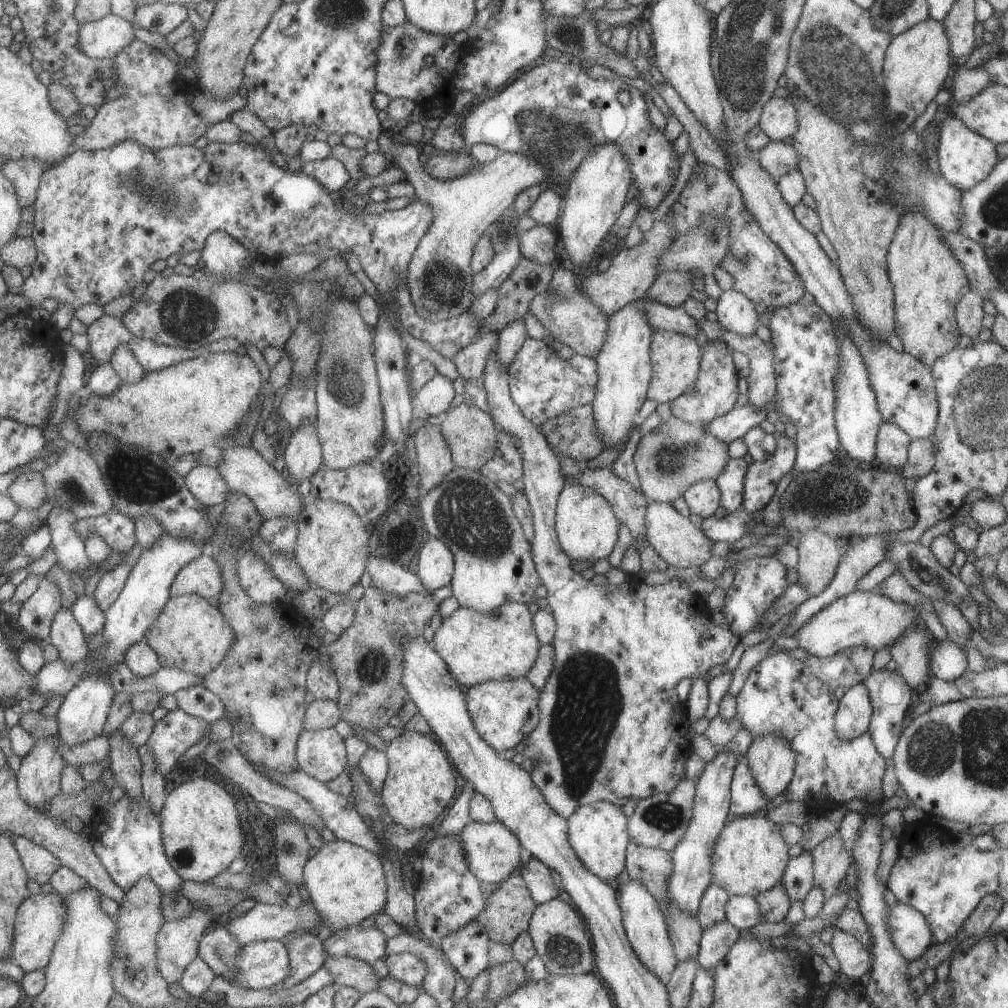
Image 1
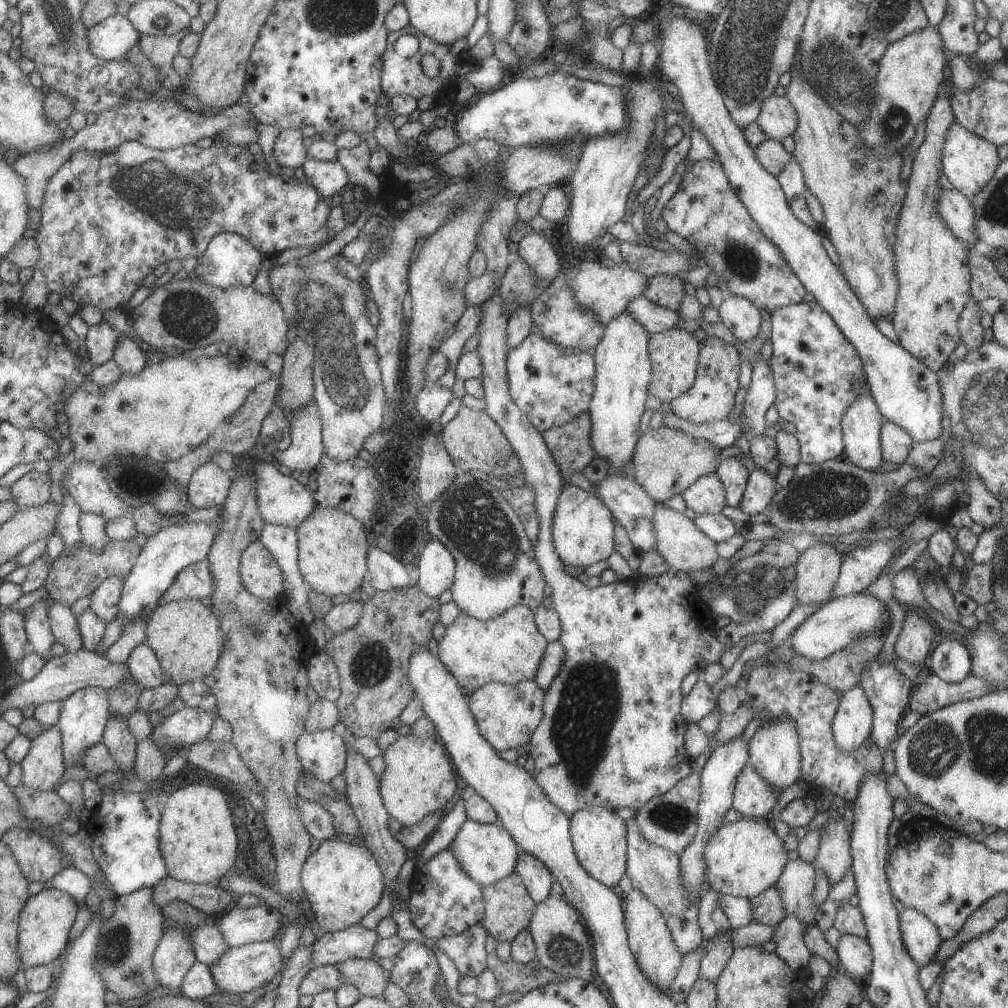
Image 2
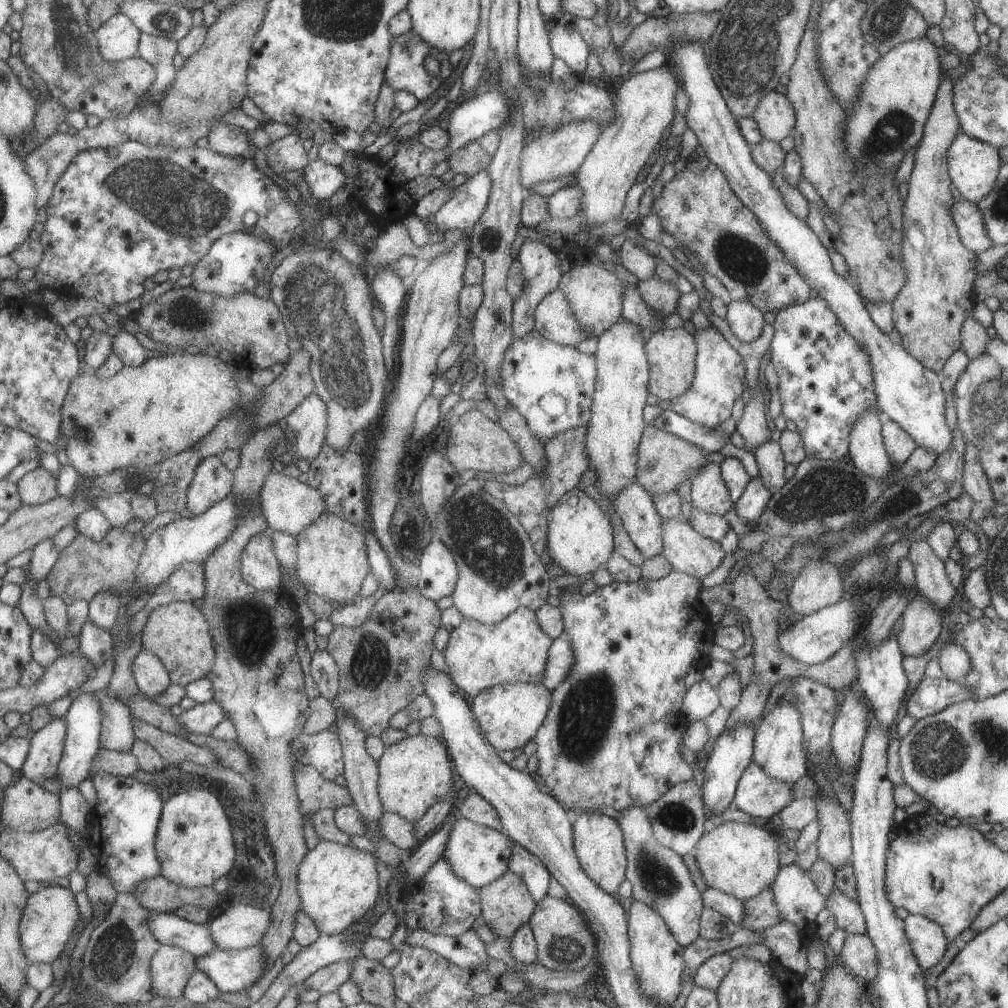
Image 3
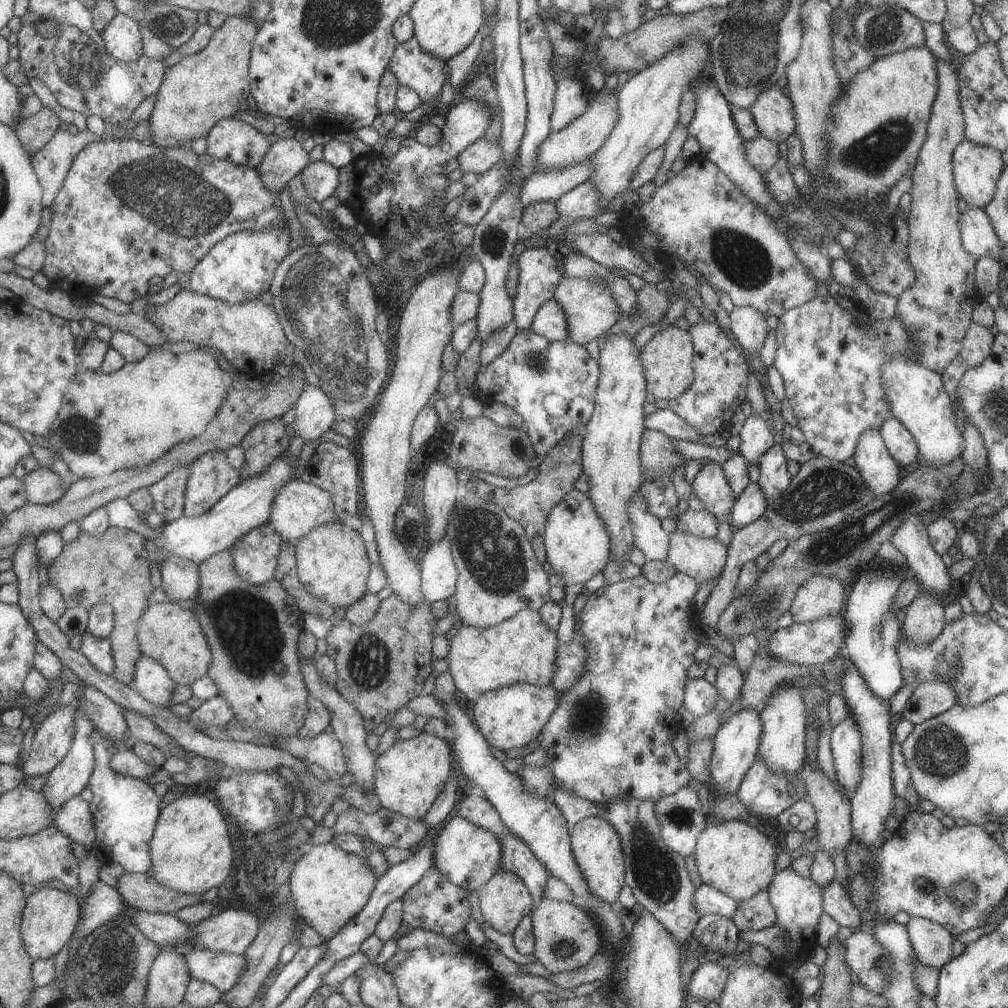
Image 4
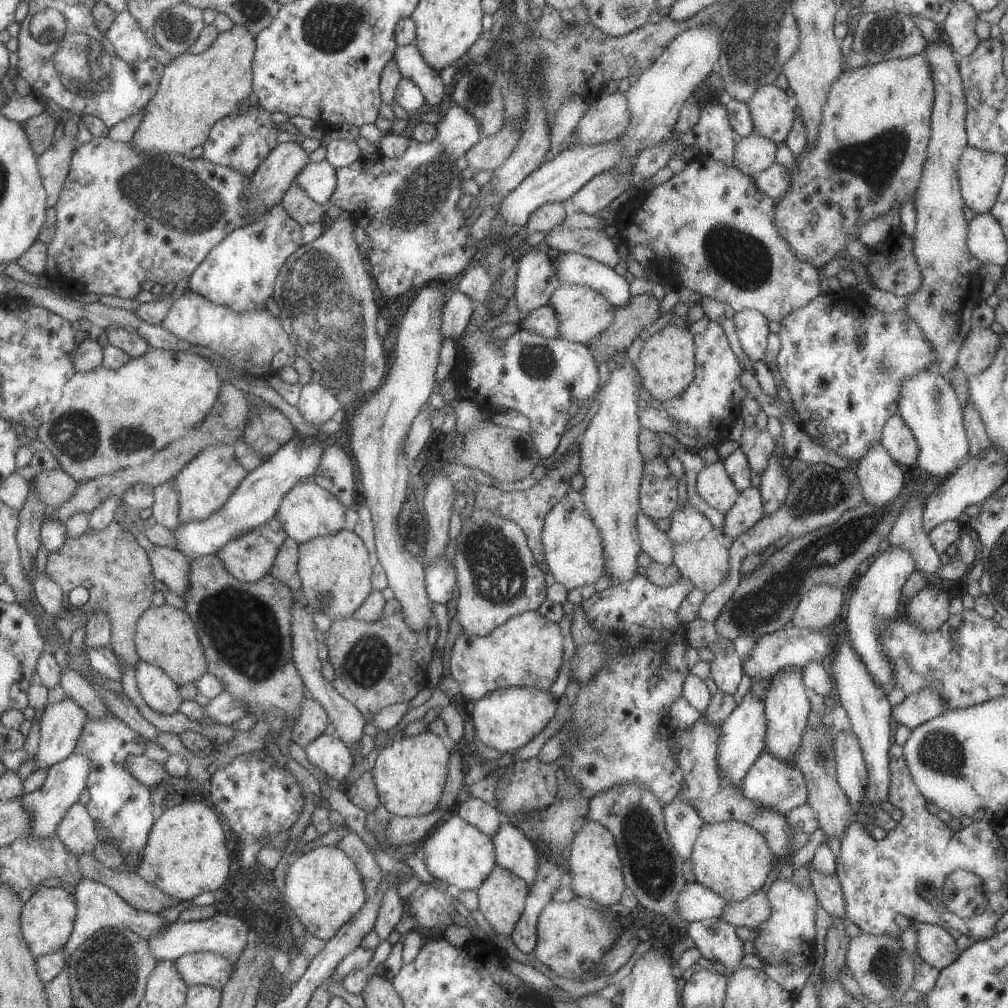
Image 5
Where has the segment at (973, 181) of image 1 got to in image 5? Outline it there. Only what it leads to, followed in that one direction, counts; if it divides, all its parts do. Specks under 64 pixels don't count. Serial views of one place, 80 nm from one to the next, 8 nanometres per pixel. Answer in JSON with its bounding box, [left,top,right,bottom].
[957,146,1005,214]

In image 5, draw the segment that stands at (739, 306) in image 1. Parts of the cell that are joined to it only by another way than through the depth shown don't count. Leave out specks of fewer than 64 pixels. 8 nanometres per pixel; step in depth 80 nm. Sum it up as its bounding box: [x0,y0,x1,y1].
[732,309,769,361]

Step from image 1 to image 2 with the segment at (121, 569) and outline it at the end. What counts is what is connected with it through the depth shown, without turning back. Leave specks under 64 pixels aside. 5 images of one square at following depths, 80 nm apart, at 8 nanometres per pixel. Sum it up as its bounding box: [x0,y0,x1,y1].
[88,577,123,624]

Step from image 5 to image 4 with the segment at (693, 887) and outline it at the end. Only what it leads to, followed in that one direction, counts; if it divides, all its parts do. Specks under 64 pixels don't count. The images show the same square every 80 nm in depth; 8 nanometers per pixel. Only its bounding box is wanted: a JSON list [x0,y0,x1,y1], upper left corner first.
[691,885,736,918]

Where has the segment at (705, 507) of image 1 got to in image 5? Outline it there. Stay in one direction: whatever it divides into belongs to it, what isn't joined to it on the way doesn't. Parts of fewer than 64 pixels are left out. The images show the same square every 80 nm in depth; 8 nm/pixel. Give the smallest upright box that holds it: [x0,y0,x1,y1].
[696,461,739,515]

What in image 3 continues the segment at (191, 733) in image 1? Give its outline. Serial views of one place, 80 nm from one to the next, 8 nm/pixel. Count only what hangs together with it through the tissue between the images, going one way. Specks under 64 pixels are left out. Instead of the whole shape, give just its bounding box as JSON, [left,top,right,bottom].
[178,698,226,735]

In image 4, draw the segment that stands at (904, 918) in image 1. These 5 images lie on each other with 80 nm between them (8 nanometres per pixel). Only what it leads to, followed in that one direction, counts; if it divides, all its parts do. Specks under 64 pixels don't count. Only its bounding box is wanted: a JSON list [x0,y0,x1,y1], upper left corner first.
[905,917,953,969]

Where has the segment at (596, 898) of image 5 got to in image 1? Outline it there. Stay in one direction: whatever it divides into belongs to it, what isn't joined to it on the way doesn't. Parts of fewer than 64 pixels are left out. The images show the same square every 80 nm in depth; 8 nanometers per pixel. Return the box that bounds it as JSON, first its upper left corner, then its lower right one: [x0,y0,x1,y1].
[567,801,630,884]

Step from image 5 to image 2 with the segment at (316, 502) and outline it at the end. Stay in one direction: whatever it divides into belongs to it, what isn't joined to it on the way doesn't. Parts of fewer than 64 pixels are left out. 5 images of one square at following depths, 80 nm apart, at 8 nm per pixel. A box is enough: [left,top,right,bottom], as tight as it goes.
[254,460,317,530]

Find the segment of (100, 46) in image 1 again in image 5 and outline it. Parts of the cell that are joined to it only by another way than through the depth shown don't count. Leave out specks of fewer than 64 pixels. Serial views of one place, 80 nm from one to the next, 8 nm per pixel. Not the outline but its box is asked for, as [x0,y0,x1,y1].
[104,10,154,63]

